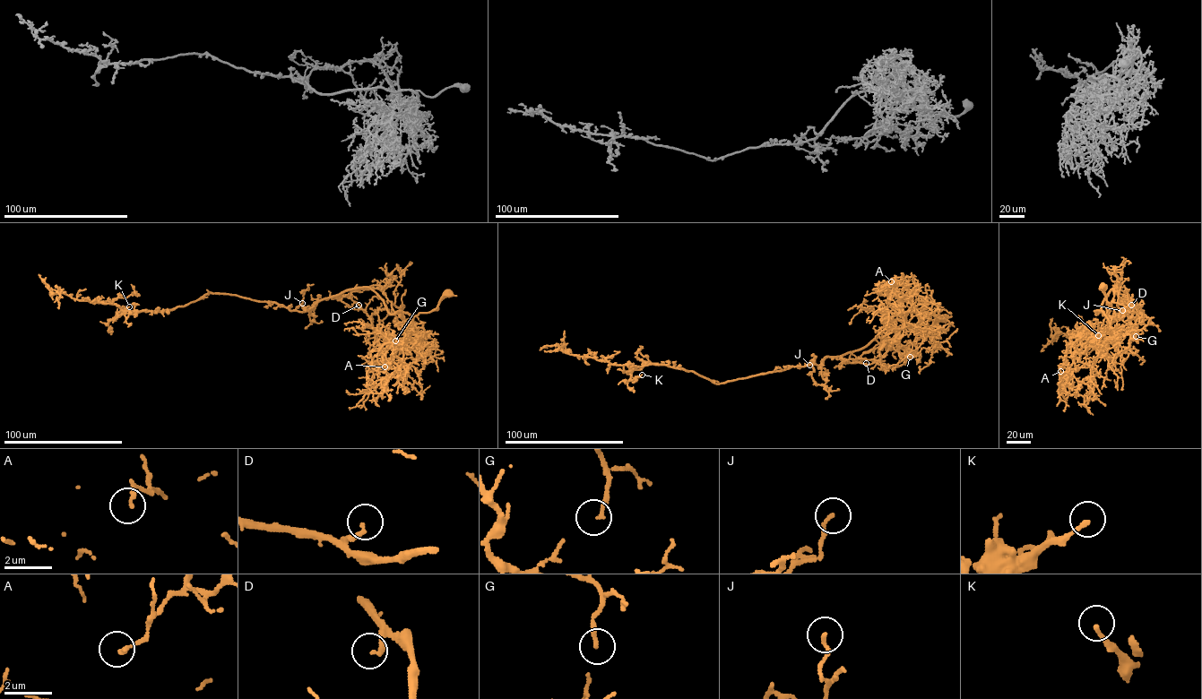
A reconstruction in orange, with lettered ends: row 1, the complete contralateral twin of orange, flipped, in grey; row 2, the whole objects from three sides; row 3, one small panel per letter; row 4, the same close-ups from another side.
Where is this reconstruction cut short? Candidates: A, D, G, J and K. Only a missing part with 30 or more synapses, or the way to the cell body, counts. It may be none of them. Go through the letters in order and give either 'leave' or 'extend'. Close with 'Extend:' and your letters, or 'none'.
A: leave
D: leave
G: leave
J: leave
K: leave
Extend: none

